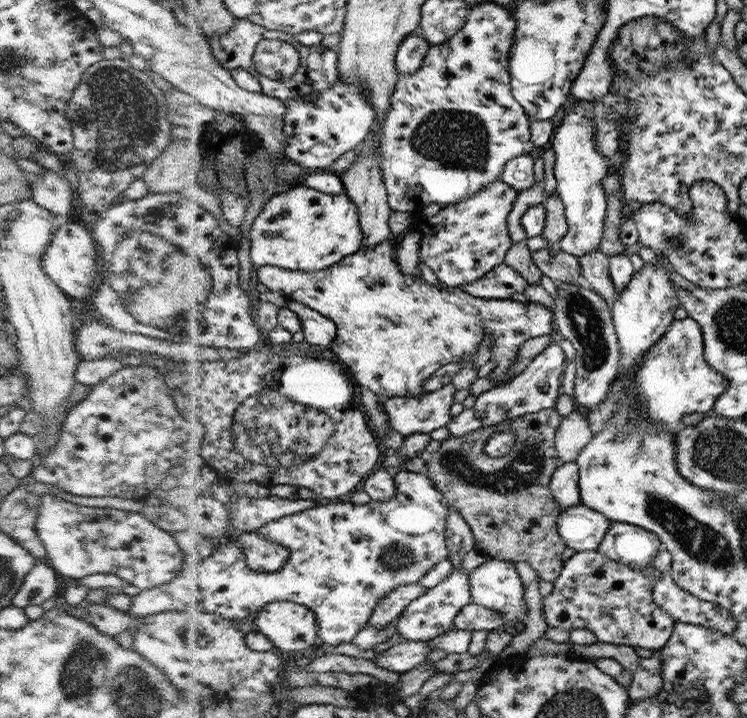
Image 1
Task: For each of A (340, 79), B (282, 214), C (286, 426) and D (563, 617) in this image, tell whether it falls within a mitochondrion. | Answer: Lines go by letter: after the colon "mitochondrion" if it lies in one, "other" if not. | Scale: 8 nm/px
A: other
B: other
C: mitochondrion
D: other

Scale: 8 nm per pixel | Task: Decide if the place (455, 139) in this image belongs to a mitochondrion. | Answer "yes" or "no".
yes

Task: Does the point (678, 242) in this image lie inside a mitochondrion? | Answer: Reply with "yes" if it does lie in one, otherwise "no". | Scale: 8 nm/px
yes

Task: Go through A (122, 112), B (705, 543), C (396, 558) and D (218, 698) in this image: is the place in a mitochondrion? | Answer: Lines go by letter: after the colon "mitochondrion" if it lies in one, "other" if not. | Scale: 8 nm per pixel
A: mitochondrion
B: mitochondrion
C: mitochondrion
D: other

